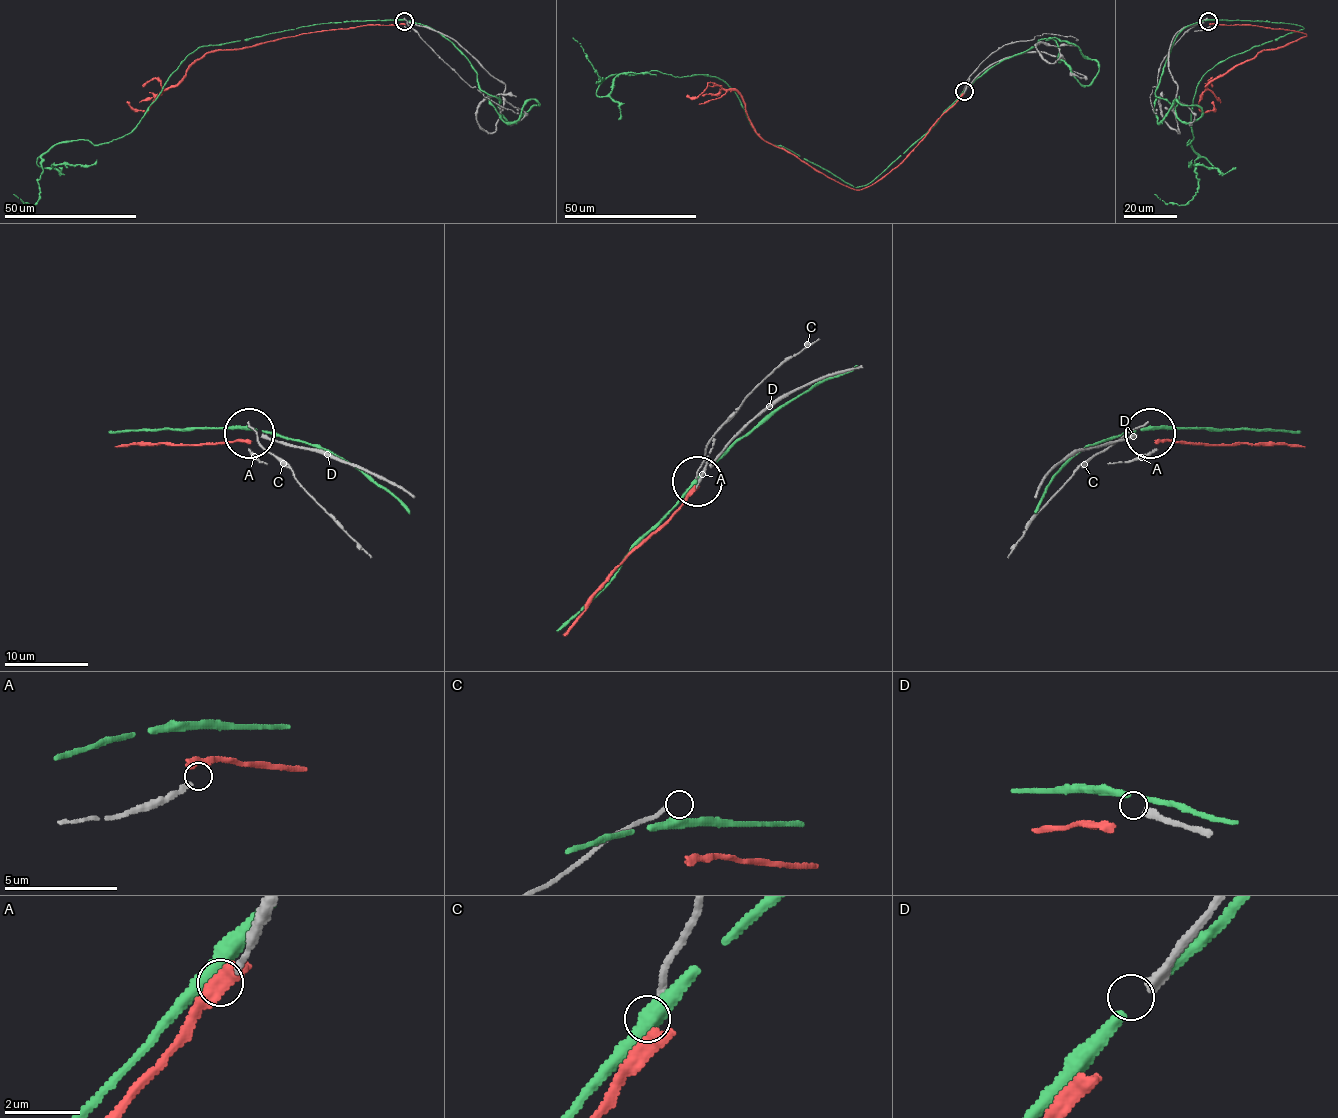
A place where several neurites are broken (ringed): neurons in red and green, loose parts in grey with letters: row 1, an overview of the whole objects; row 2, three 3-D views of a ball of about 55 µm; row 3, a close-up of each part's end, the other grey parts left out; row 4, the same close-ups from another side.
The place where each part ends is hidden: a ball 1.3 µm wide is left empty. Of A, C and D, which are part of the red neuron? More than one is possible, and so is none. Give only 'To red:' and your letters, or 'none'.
To red: none

